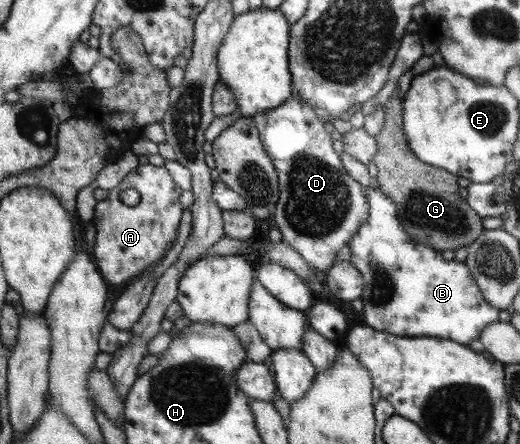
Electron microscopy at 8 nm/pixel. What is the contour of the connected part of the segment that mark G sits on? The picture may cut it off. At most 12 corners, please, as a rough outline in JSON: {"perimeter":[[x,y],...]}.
{"perimeter":[[395,90],[374,136],[378,189],[435,251],[485,230],[455,175],[411,152]]}

